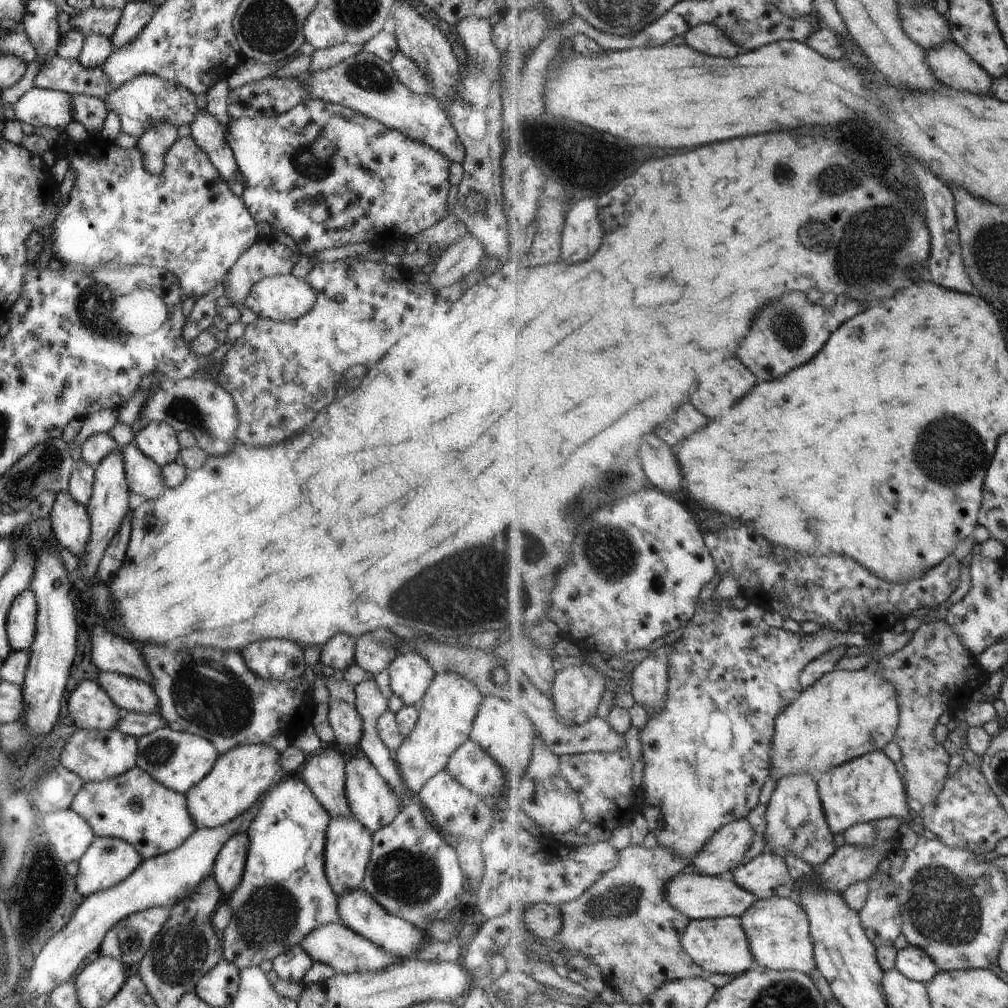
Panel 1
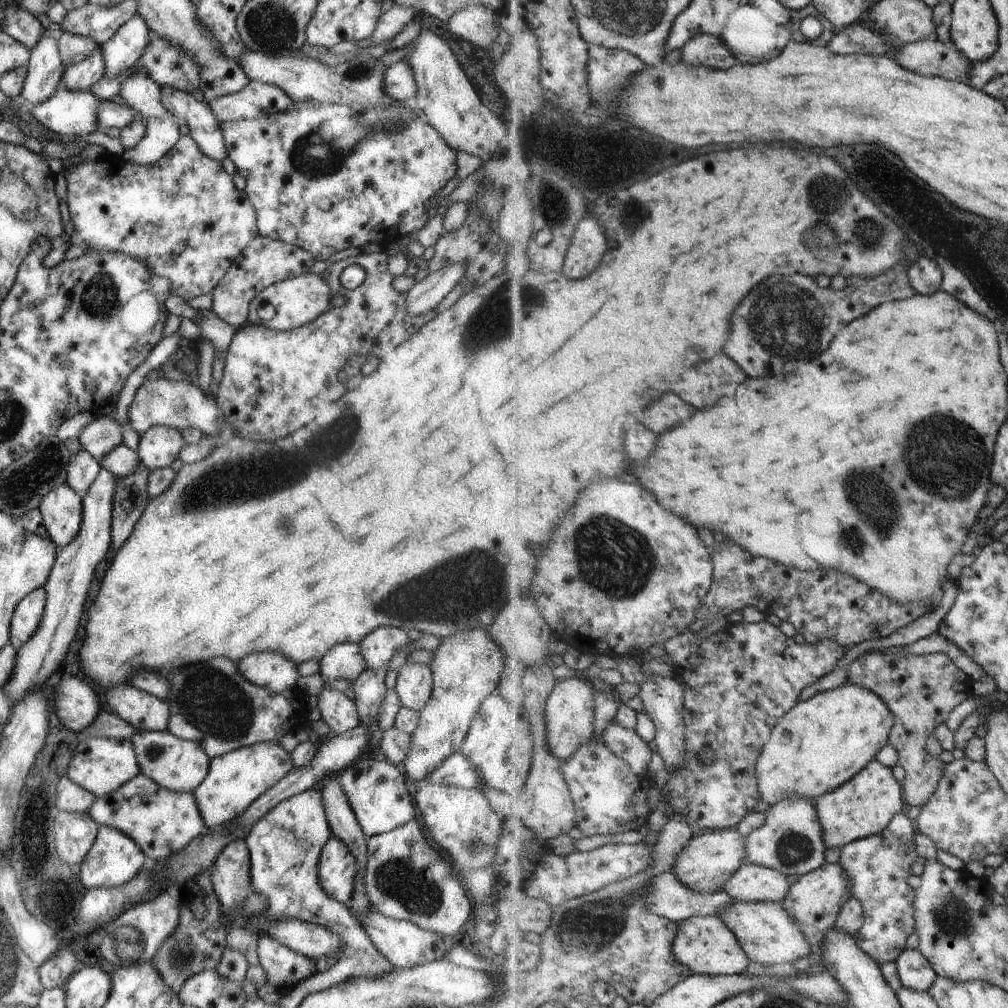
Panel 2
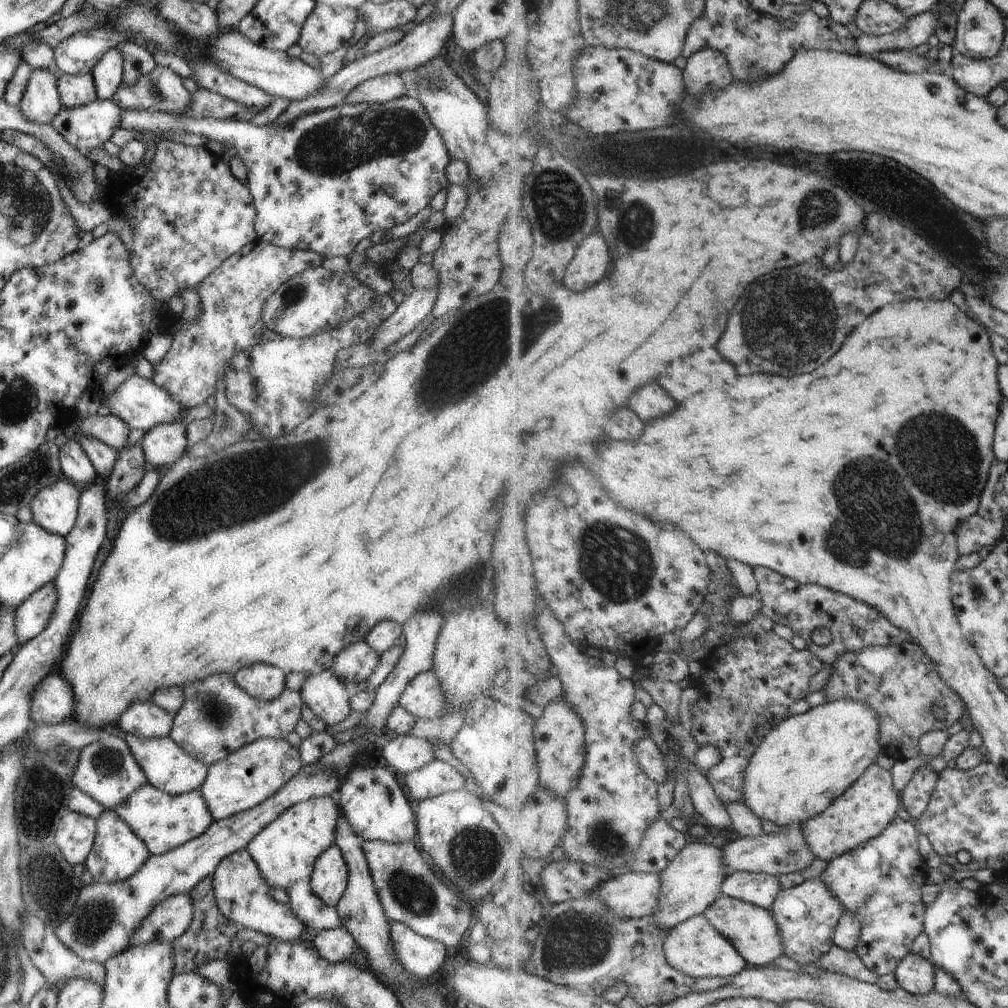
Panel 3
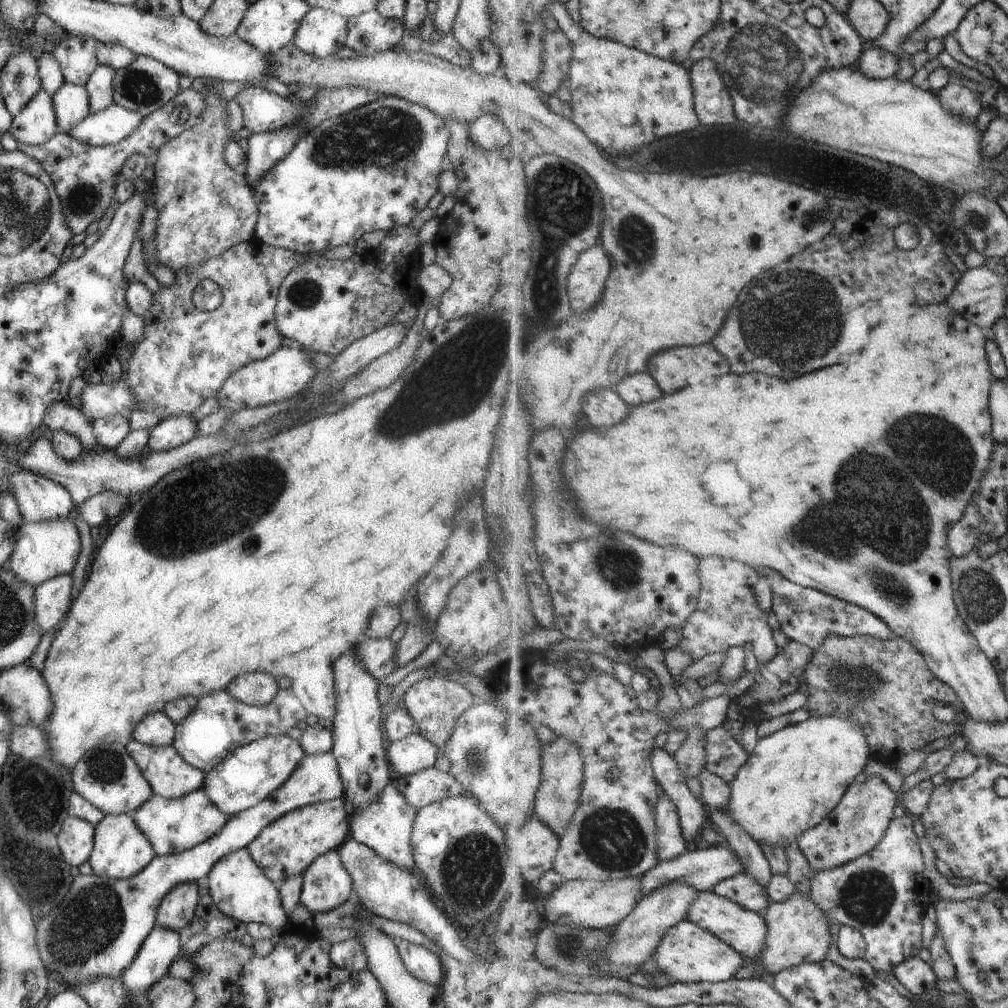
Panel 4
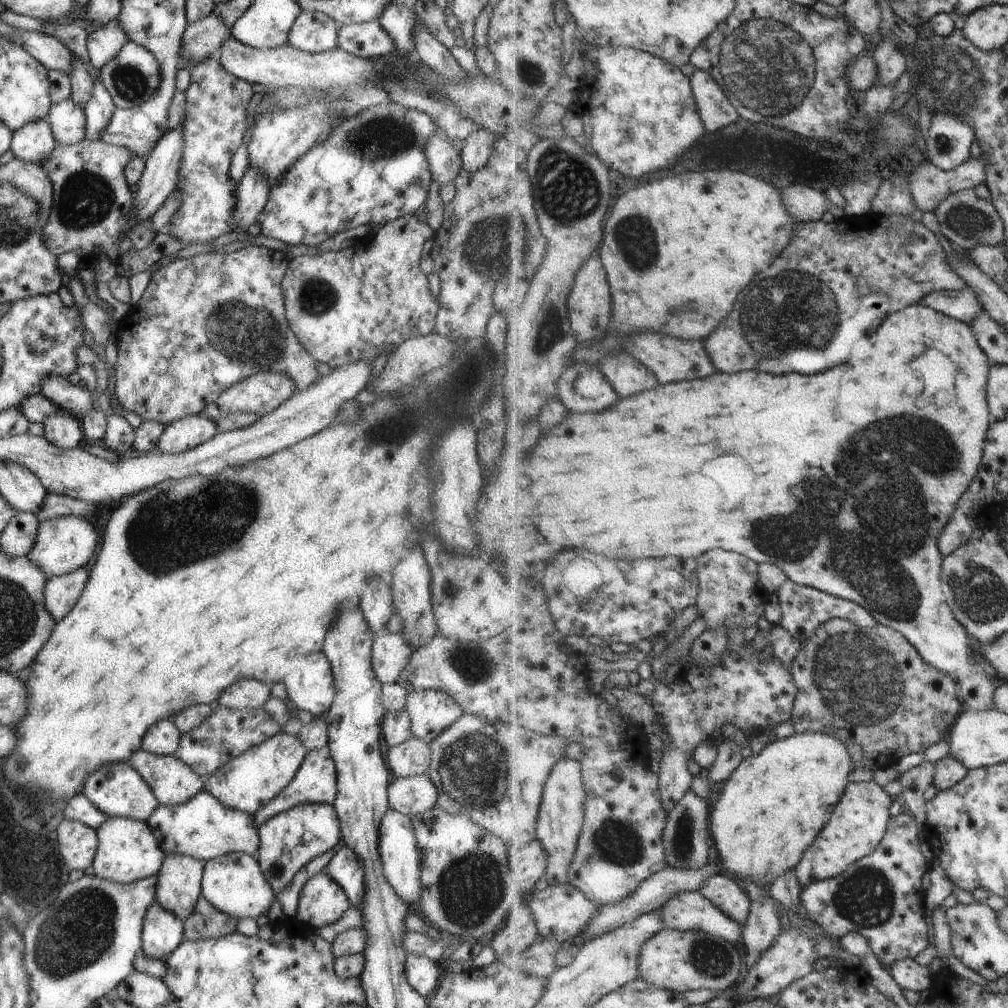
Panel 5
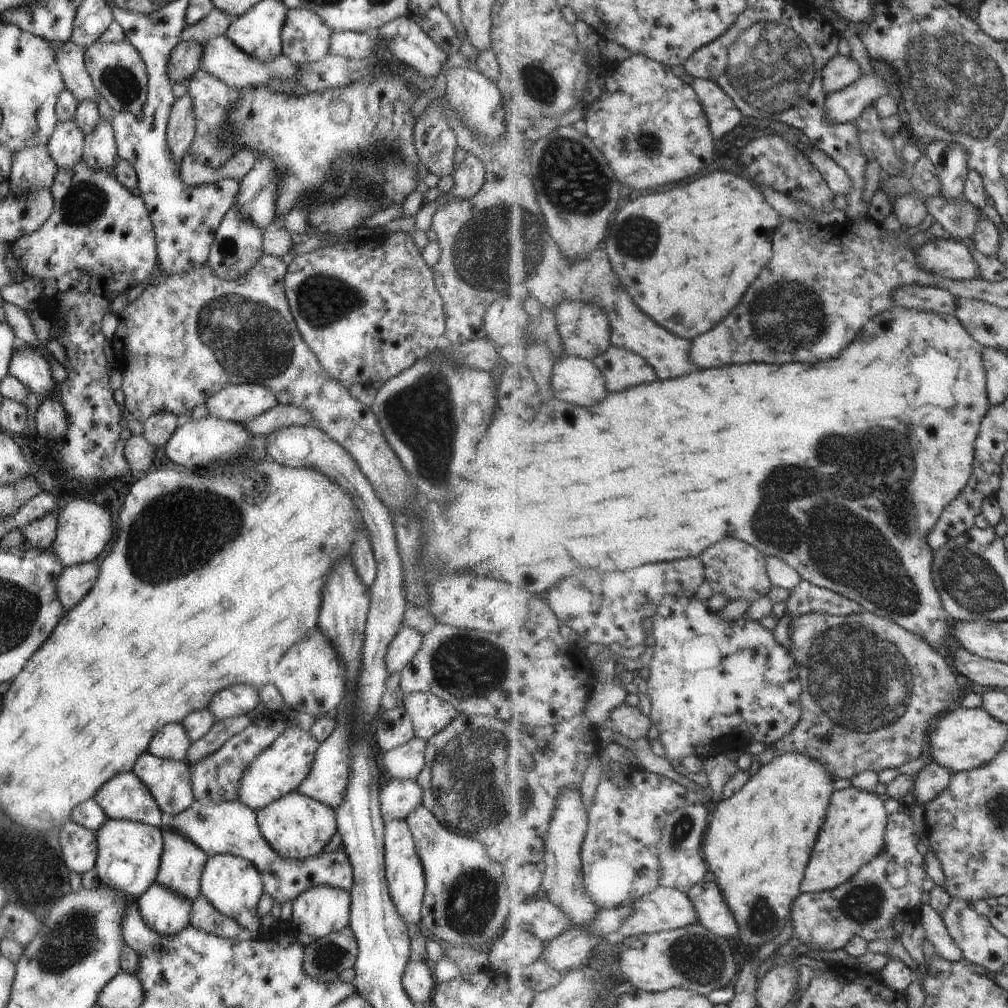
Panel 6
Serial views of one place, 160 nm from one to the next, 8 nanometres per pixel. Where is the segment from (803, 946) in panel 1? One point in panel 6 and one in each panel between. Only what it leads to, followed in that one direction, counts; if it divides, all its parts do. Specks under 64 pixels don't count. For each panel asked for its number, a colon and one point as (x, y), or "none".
2: (769, 935)
3: (753, 930)
4: (745, 930)
5: (689, 911)
6: (665, 909)

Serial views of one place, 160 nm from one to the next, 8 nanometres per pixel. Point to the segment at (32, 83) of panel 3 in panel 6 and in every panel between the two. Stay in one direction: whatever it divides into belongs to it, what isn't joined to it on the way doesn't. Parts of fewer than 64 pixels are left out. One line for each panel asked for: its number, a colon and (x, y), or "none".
4: (36, 121)
5: (32, 143)
6: (31, 169)

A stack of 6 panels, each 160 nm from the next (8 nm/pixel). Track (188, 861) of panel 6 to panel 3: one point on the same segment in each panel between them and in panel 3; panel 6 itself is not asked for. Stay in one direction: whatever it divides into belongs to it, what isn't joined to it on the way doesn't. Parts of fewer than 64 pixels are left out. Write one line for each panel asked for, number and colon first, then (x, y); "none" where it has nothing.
3: (170, 917)
4: (176, 909)
5: (177, 888)

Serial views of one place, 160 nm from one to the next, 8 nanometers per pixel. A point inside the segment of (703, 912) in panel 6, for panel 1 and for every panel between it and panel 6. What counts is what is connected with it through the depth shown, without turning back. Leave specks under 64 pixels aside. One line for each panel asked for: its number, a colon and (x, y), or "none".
1: (766, 876)
2: (752, 883)
3: (760, 889)
4: (742, 889)
5: (722, 890)

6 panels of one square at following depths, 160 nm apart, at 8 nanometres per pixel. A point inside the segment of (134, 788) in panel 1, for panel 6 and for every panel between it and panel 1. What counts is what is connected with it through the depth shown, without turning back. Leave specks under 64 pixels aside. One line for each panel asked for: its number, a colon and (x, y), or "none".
2: (160, 821)
3: (162, 821)
4: (170, 825)
5: (202, 827)
6: (230, 827)

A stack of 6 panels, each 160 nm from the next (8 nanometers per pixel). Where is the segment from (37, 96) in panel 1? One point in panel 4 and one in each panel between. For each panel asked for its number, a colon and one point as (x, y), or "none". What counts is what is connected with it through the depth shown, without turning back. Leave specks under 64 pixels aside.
2: (67, 113)
3: (88, 126)
4: (111, 124)

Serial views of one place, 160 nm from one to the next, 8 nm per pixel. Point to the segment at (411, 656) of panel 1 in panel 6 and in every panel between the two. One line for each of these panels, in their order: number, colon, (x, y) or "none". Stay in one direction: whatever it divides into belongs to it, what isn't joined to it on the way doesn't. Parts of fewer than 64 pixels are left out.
2: (413, 683)
3: (423, 697)
4: (433, 703)
5: (430, 712)
6: (429, 714)

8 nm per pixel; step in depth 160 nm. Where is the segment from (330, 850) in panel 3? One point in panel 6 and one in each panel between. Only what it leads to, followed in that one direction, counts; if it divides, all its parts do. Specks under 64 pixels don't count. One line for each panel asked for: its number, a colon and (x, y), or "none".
4: (326, 884)
5: (321, 901)
6: (322, 909)

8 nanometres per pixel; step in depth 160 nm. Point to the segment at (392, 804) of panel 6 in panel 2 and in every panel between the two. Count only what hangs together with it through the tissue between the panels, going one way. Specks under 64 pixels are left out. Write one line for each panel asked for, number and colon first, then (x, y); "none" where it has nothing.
2: (455, 769)
3: (436, 777)
4: (429, 785)
5: (409, 796)

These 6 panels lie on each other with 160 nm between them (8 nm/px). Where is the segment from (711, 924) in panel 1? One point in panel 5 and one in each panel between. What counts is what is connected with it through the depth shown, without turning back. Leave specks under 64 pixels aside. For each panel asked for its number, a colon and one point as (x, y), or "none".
2: (706, 945)
3: (696, 947)
4: (688, 953)
5: (679, 961)

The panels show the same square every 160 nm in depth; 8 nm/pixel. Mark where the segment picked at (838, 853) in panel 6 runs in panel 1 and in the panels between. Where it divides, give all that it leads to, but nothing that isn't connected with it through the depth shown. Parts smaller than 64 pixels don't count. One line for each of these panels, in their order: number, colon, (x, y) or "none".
1: (869, 789)
2: (865, 806)
3: (864, 811)
4: (861, 820)
5: (858, 825)

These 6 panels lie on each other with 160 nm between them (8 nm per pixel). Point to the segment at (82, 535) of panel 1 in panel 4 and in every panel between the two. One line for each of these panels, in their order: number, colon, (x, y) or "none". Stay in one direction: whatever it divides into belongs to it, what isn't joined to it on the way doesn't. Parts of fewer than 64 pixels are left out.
2: (60, 508)
3: (54, 507)
4: (37, 498)

